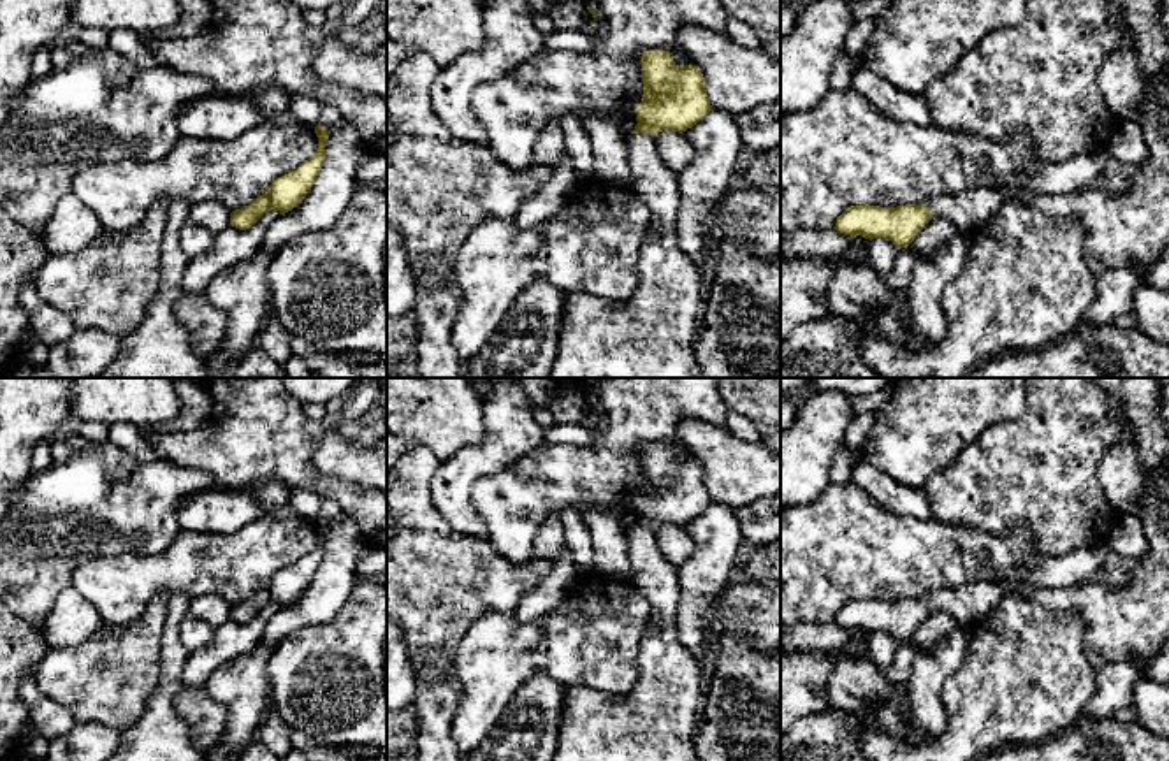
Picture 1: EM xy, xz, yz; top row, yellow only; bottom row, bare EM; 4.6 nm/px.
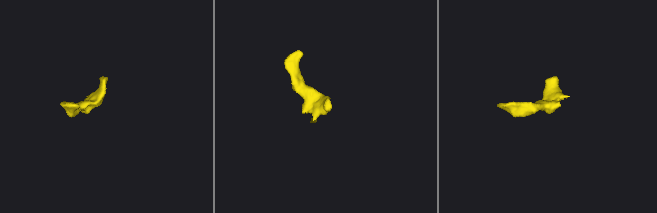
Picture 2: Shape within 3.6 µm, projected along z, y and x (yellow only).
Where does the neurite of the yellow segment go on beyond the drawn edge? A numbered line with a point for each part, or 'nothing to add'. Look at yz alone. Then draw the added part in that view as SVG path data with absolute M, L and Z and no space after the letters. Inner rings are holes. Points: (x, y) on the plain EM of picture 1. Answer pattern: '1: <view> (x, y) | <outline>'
1: yz (1129, 623) | M1169 455L1143 485L1137 513L1146 538L1146 555L1134 561L1132 578L1125 587L1086 580L1062 589L1028 583L970 582L955 589L937 589L925 596L933 612L949 613L958 626L969 627L991 613L1009 594L1027 596L1055 610L1076 610L1088 622L1085 654L1093 670L1106 663L1153 661L1169 636Z

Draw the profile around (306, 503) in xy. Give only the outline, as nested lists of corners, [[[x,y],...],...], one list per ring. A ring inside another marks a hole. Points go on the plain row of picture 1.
[[[295,489],[288,499],[287,508],[309,522],[315,522],[323,503],[325,499],[315,490]]]

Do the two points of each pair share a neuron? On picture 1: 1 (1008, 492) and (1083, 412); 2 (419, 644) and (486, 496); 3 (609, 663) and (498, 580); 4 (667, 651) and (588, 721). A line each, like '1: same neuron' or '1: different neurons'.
1: same neuron
2: different neurons
3: different neurons
4: same neuron

